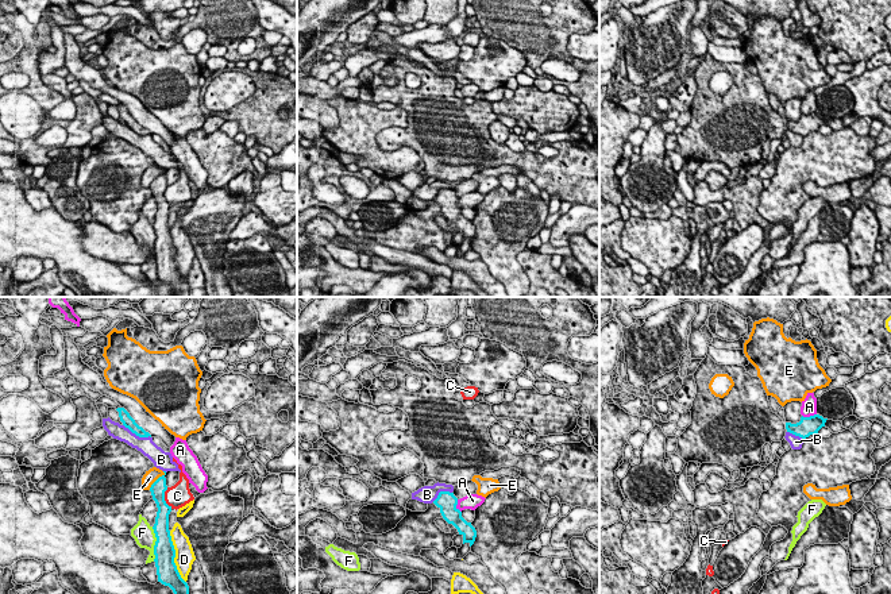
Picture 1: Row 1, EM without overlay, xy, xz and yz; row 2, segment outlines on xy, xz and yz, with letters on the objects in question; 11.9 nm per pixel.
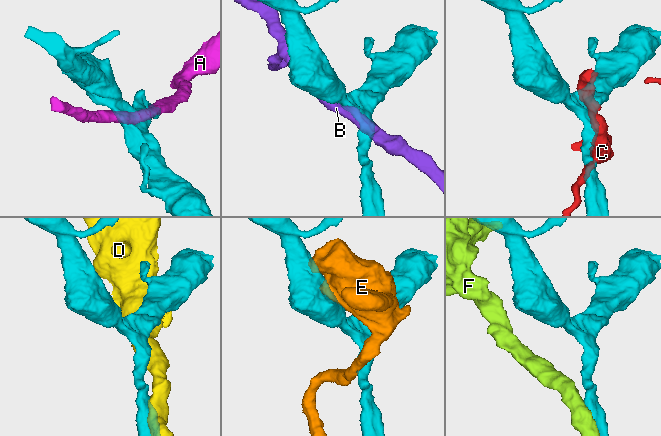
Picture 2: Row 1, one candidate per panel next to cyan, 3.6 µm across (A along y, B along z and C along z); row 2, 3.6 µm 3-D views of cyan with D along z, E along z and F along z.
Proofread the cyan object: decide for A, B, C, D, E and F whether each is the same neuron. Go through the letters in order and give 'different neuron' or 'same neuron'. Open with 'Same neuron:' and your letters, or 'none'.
Same neuron: none
A: different neuron
B: different neuron
C: different neuron
D: different neuron
E: different neuron
F: different neuron

